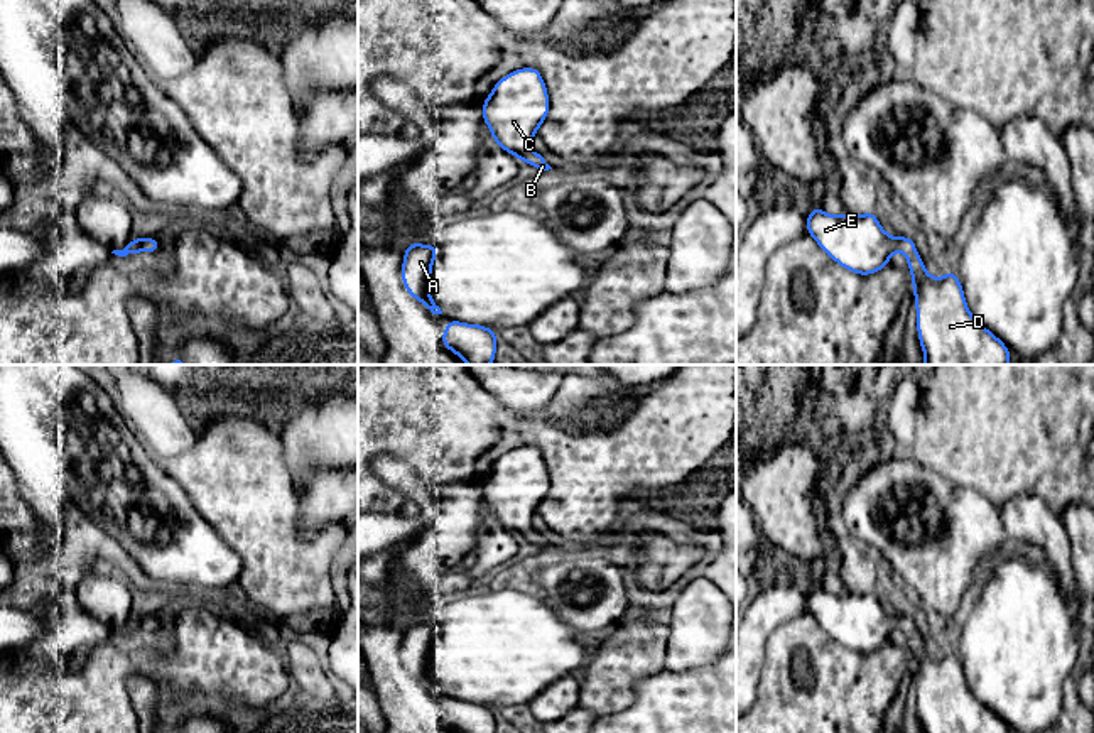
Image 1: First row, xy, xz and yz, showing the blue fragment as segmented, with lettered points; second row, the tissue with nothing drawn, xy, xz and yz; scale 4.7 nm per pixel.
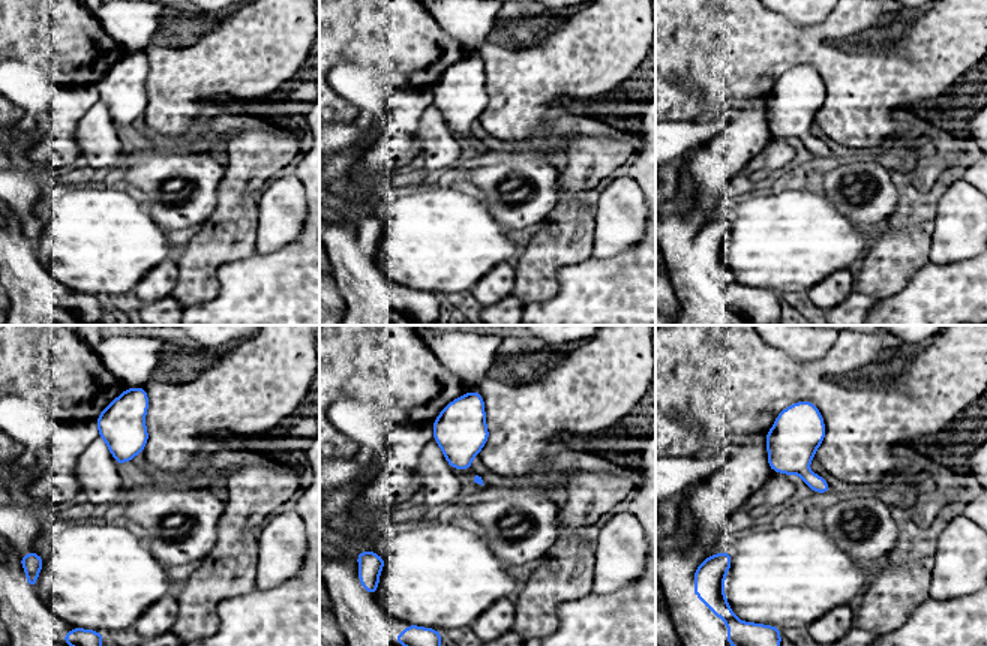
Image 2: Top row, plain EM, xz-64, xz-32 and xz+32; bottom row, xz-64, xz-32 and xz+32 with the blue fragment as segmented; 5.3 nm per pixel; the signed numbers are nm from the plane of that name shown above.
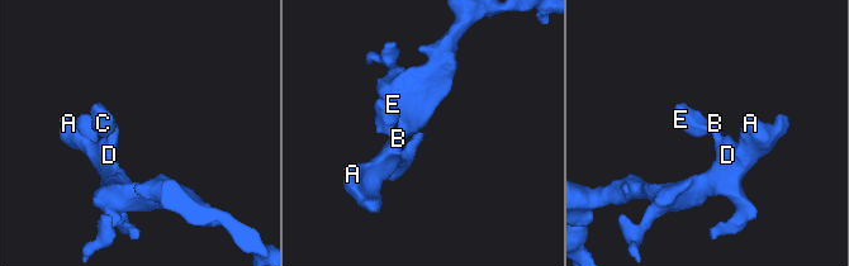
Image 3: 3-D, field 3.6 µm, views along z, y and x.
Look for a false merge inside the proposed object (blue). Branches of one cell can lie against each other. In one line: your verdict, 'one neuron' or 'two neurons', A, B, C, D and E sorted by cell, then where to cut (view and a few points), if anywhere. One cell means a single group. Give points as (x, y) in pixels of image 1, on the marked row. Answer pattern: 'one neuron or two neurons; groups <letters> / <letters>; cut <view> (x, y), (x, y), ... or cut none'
one neuron; groups A B C D E; cut none

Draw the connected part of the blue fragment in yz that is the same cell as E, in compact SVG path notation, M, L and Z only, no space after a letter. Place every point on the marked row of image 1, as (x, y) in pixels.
M814 208L805 220L805 231L817 245L834 262L854 274L869 275L880 272L896 250L907 257L915 292L917 331L925 356L923 365L1008 365L1011 361L1006 345L971 314L959 277L950 269L940 279L932 277L925 270L912 236L890 236L873 211L866 214L849 211L848 214L834 216Z

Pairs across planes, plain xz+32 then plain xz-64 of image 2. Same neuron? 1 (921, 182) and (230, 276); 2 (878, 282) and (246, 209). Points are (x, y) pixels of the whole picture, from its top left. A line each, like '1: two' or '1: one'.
1: two
2: one

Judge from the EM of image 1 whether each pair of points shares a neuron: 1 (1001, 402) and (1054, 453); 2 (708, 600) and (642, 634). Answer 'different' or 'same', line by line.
1: same
2: different

